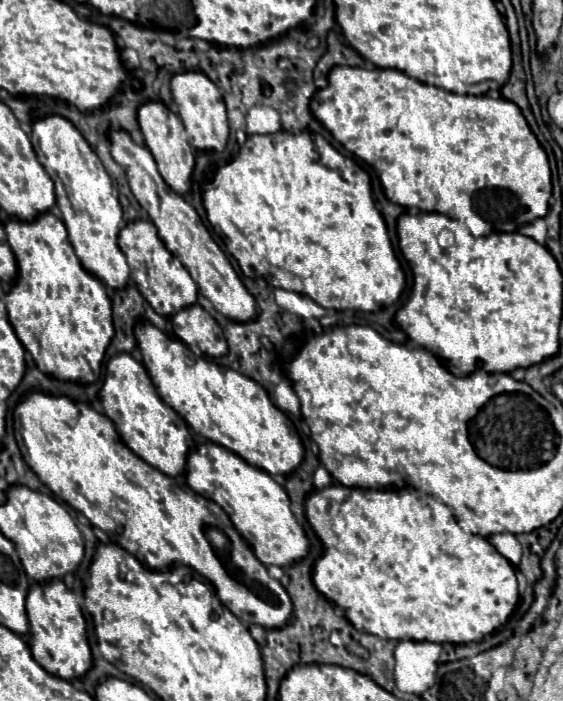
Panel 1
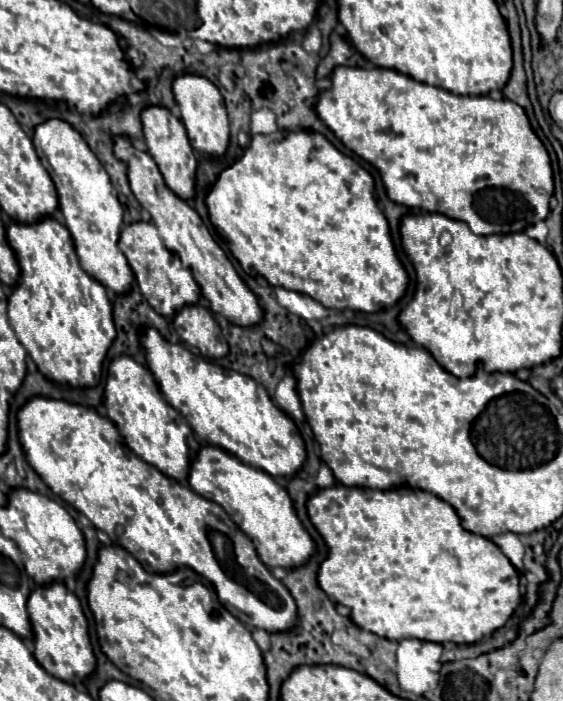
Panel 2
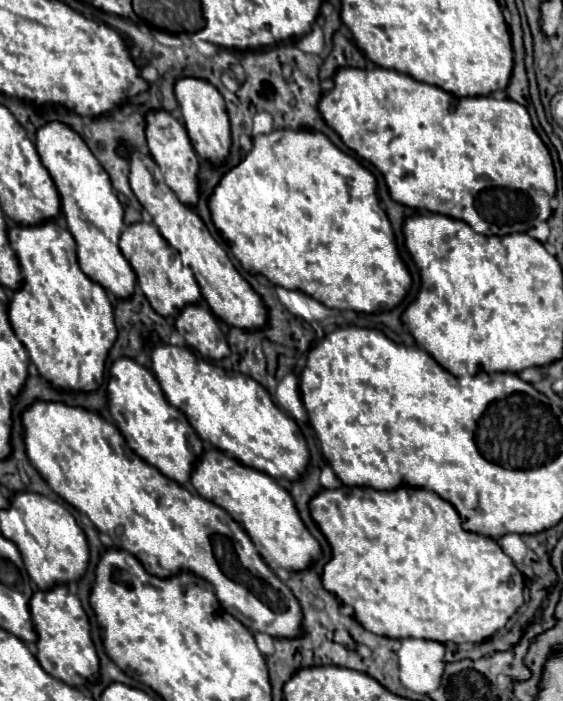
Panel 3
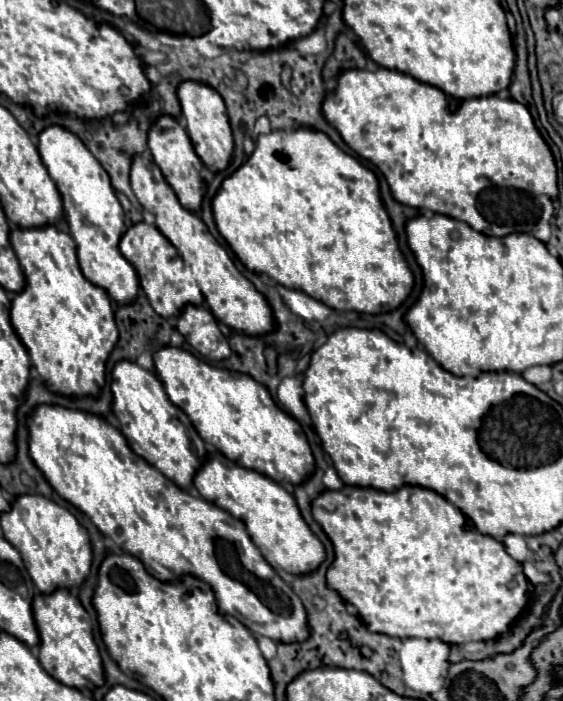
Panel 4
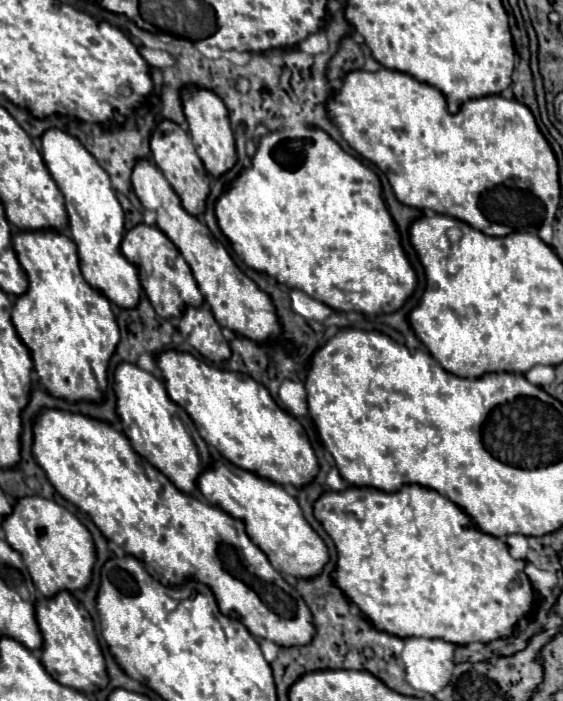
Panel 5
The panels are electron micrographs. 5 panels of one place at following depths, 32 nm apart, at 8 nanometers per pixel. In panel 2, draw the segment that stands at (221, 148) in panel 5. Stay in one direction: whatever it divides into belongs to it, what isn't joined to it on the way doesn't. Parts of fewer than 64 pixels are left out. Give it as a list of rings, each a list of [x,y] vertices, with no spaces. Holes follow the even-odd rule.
[[[184,74],[174,80],[174,96],[176,96],[176,104],[180,108],[180,116],[186,126],[192,148],[202,156],[226,154],[228,142],[230,142],[230,128],[228,128],[228,114],[226,114],[226,106],[220,90],[202,76]]]

